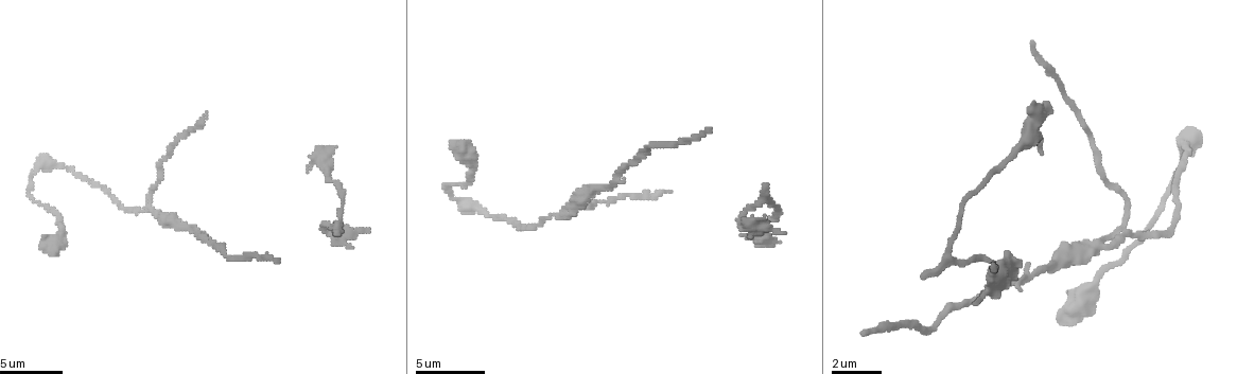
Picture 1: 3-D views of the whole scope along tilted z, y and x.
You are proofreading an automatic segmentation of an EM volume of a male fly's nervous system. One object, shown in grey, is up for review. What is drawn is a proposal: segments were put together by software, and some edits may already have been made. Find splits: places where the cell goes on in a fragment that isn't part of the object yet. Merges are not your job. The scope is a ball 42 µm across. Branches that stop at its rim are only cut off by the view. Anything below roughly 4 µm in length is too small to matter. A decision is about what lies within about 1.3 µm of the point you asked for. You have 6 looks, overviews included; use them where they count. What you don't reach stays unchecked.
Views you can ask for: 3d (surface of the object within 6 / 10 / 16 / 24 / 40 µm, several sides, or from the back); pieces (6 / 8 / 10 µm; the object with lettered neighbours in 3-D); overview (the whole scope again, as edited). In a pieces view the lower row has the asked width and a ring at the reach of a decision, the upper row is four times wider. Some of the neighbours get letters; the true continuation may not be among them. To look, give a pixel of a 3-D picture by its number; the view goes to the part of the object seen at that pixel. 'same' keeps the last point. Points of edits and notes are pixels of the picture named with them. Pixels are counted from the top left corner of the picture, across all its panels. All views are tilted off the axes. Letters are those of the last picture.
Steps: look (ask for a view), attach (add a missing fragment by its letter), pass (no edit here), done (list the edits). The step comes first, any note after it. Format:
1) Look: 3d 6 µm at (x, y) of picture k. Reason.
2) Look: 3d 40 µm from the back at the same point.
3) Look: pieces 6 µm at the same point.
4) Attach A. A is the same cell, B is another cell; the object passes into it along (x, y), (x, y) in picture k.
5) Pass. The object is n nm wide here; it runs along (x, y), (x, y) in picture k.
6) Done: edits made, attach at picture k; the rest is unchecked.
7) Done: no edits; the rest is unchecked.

Look: 3d 10 µm at (1034, 45) of picture 1. Branch stops here.

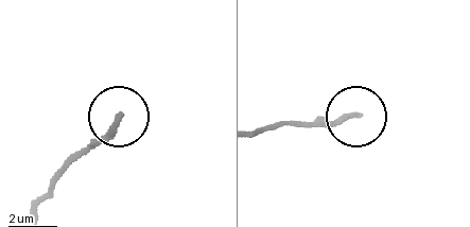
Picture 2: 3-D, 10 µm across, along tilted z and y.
Look: pieces 6 µm at (119, 117) of picture 2.

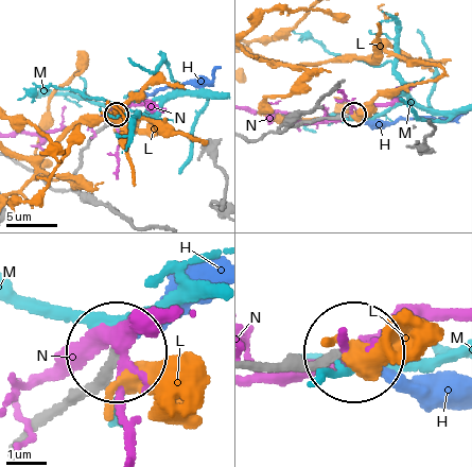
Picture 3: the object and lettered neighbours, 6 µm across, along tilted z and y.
Attach H. H is the same cell, L, M and N are other cells; it goes on there.

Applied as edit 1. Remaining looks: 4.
Look: pieces 8 µm at (1047, 107) of picture 1. End of a long branch.

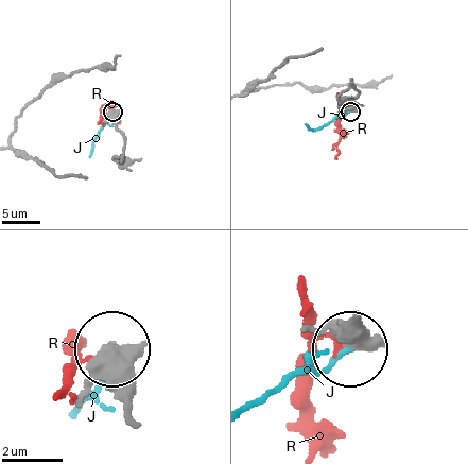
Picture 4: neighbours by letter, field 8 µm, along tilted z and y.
Pass. The object is 530 nm wide here; J and R are other cells; no lettered fragment goes on from it.

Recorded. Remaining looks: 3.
Look: pieces 10 µm at (1061, 321) of picture 1. Free end.

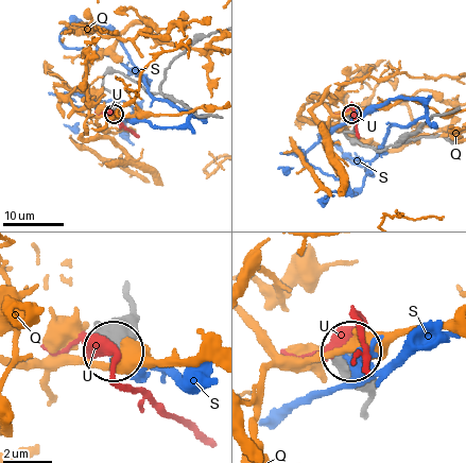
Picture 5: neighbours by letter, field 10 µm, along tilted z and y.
Pass. Q, S and U are other cells; none of them fits.

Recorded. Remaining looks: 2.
Done: edits made, attach at picture 3; the rest is unchecked.

